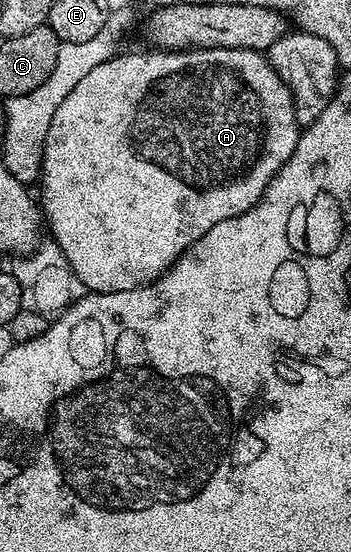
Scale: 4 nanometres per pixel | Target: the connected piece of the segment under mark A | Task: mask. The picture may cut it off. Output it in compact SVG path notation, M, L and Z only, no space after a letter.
M190 48L183 52L166 52L163 50L148 51L152 52L132 52L129 56L117 54L113 56L111 60L102 62L102 66L94 66L94 70L90 70L90 74L86 74L86 78L82 78L82 82L78 82L78 86L74 86L74 90L70 90L70 94L66 94L66 98L63 100L62 106L58 106L58 110L54 114L54 119L50 122L50 130L46 134L46 142L44 143L44 165L40 167L40 179L38 181L38 188L44 191L42 216L46 221L47 231L48 228L52 231L51 239L62 250L62 254L66 254L66 262L70 262L74 274L78 274L78 278L82 278L84 287L89 293L121 292L122 290L144 288L147 284L152 284L187 250L187 248L194 242L198 242L198 238L202 238L202 234L206 234L206 230L210 230L210 226L218 226L218 222L226 222L226 218L234 218L238 214L250 210L257 204L262 198L266 186L276 176L277 170L286 163L290 158L290 154L294 152L294 146L298 142L298 138L301 134L301 129L299 127L296 128L296 124L298 125L298 117L296 114L296 105L292 102L292 91L285 86L282 82L282 78L278 78L278 74L270 66L270 62L265 53L246 50L245 48Z

